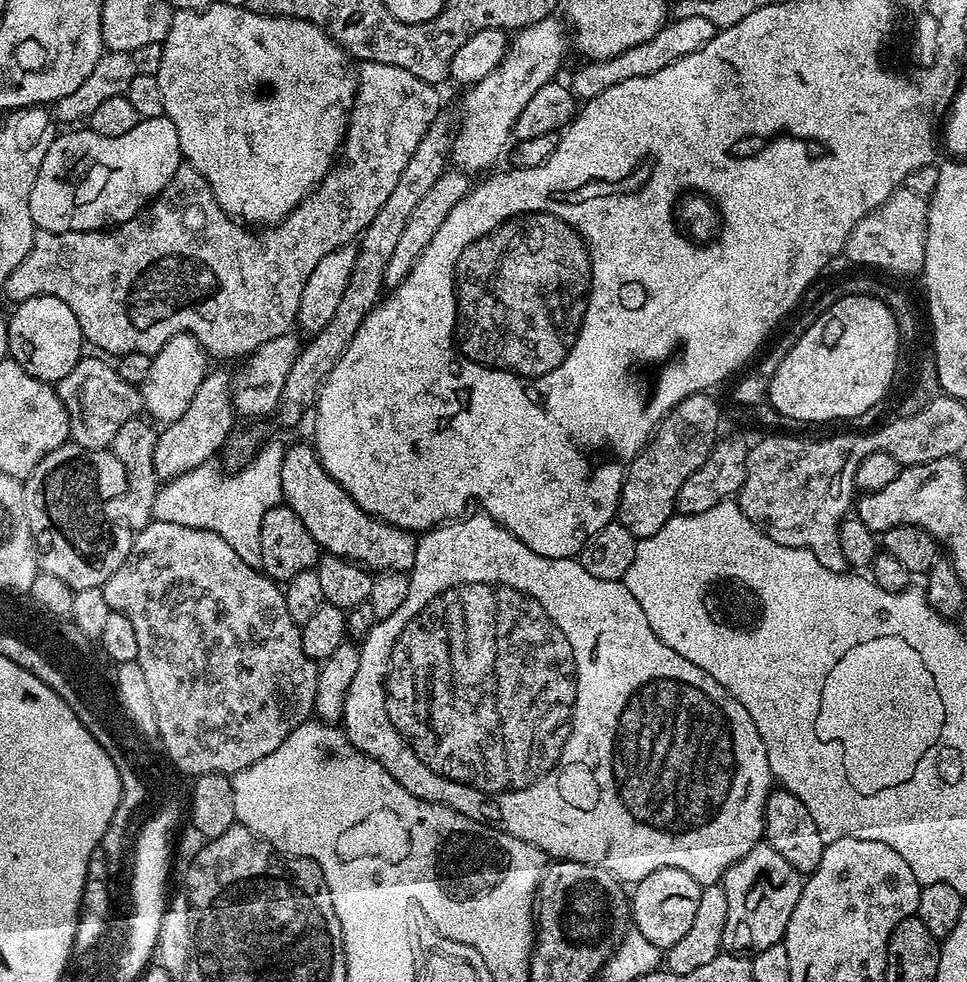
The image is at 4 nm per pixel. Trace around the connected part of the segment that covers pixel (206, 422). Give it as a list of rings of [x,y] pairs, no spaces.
[[[209,371],[198,386],[194,398],[190,398],[190,406],[182,413],[182,418],[163,425],[159,429],[154,446],[154,470],[157,481],[167,482],[194,470],[198,466],[209,463],[212,455],[220,447],[229,443],[233,435],[232,416],[234,409],[234,380],[224,372]]]

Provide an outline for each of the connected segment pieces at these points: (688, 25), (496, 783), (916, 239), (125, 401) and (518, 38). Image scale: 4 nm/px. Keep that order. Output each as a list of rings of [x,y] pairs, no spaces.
[[[680,16],[676,21],[674,20],[665,23],[664,27],[658,30],[658,34],[654,34],[654,38],[638,46],[630,46],[630,50],[614,58],[581,63],[581,68],[573,74],[572,80],[570,79],[570,87],[577,101],[593,100],[598,94],[610,90],[610,86],[618,86],[618,82],[626,82],[626,78],[642,78],[658,70],[666,70],[666,66],[686,58],[686,54],[694,54],[702,50],[702,46],[706,46],[706,42],[710,42],[718,31],[716,24],[710,22],[710,18]]]
[[[487,514],[479,515],[465,515],[463,518],[456,518],[451,522],[429,528],[417,539],[414,566],[408,576],[410,594],[406,594],[406,602],[402,602],[402,606],[398,606],[398,610],[394,610],[394,614],[390,614],[390,618],[377,620],[370,628],[368,636],[359,645],[358,674],[354,674],[354,682],[350,682],[350,690],[346,694],[346,702],[344,703],[342,732],[348,743],[367,756],[375,756],[376,761],[403,788],[410,790],[410,794],[419,796],[422,800],[430,800],[434,804],[444,804],[456,812],[466,814],[472,820],[487,822],[493,826],[502,825],[503,831],[538,846],[549,857],[593,864],[612,873],[617,880],[628,886],[635,885],[642,878],[654,874],[654,870],[662,870],[663,868],[686,870],[686,874],[694,877],[701,886],[720,884],[724,879],[724,871],[746,854],[750,854],[750,850],[755,844],[761,843],[764,835],[764,807],[768,801],[768,793],[774,788],[766,746],[754,726],[754,718],[750,718],[746,706],[742,706],[742,702],[738,702],[738,698],[730,696],[721,684],[714,682],[714,678],[710,678],[710,674],[706,674],[706,670],[698,670],[698,666],[694,666],[694,662],[686,662],[686,658],[682,658],[682,654],[678,654],[673,648],[660,641],[658,634],[654,634],[654,630],[650,630],[650,622],[646,622],[646,614],[642,614],[642,606],[638,606],[638,598],[634,598],[634,594],[630,594],[628,587],[621,581],[594,578],[594,574],[589,574],[576,558],[551,560],[542,554],[534,554],[534,550],[530,550],[530,546],[526,546],[513,532],[502,527],[495,518]]]
[[[899,187],[882,206],[867,212],[846,238],[843,255],[856,264],[869,264],[884,272],[897,272],[900,276],[923,273],[928,233],[928,200],[914,190]]]
[[[81,355],[80,360],[74,366],[74,370],[70,370],[70,374],[66,374],[66,378],[56,381],[54,385],[56,397],[62,402],[62,406],[68,415],[68,435],[71,443],[82,446],[83,448],[107,449],[111,445],[114,434],[118,432],[118,426],[122,422],[130,422],[137,419],[141,415],[144,403],[140,397],[139,387],[134,384],[127,384],[117,374],[115,367],[111,363],[107,364],[104,361],[107,359],[103,355],[88,355]]]
[[[550,15],[542,18],[542,22],[534,22],[528,28],[519,29],[511,39],[508,54],[505,56],[504,61],[490,74],[486,74],[486,78],[482,78],[482,82],[471,85],[465,91],[468,93],[464,96],[464,105],[460,108],[460,120],[458,116],[458,123],[454,128],[452,151],[450,153],[451,163],[457,169],[463,170],[468,174],[480,171],[480,173],[483,173],[488,170],[483,170],[483,168],[490,167],[503,152],[505,155],[506,149],[514,136],[518,114],[522,114],[522,109],[525,108],[526,102],[530,102],[530,98],[534,98],[534,94],[538,94],[538,90],[542,86],[553,83],[557,79],[556,71],[559,70],[560,63],[563,62],[568,48],[570,52],[570,40],[566,35],[565,21],[556,19],[555,15]]]

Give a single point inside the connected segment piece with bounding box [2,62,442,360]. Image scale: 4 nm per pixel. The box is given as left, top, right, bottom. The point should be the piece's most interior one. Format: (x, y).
(181, 265)

